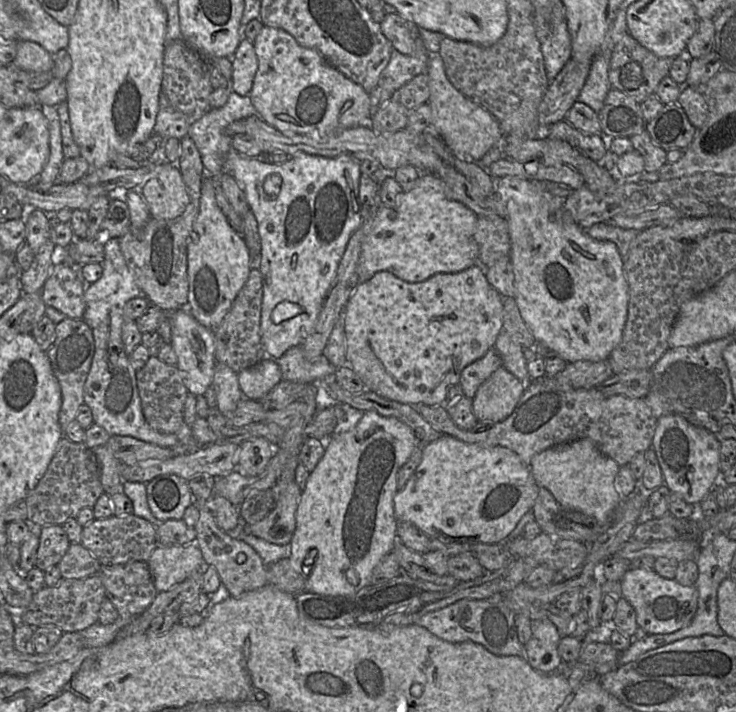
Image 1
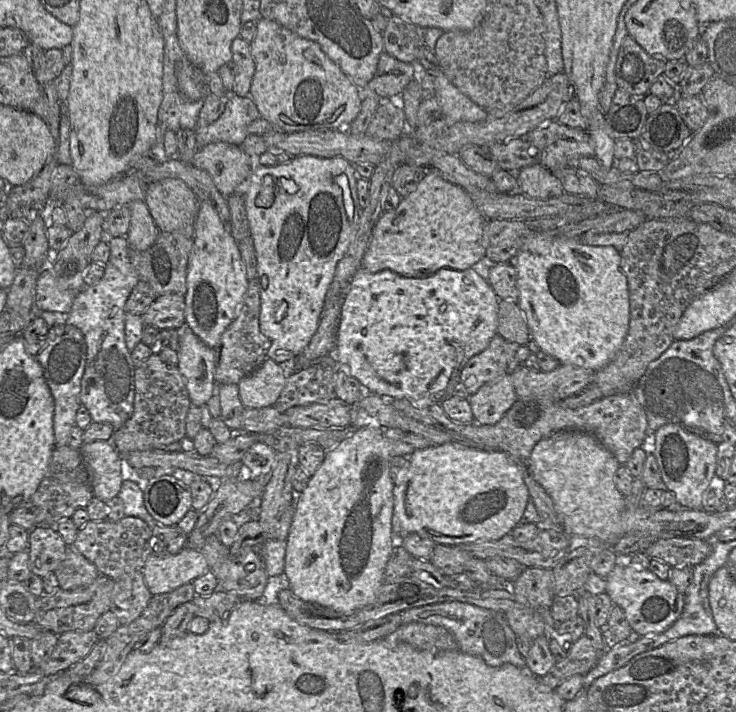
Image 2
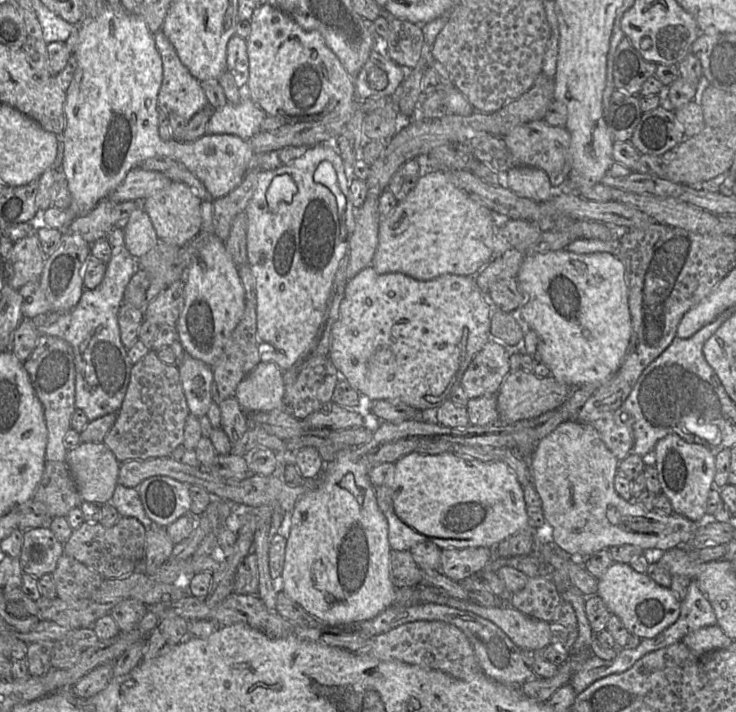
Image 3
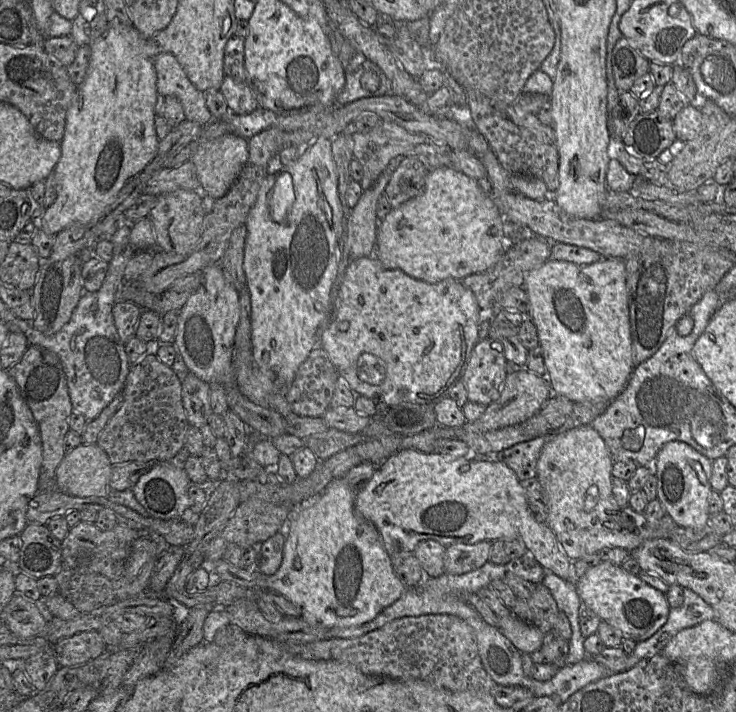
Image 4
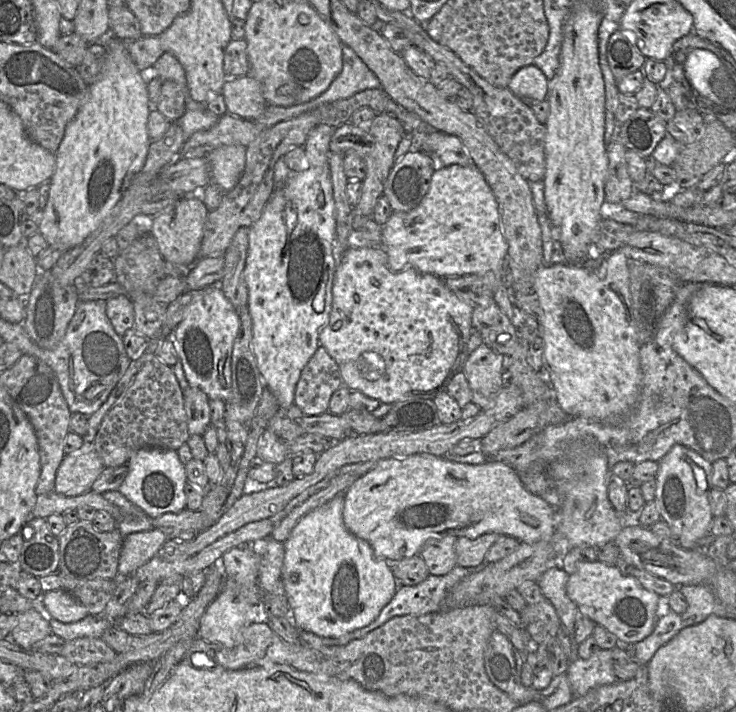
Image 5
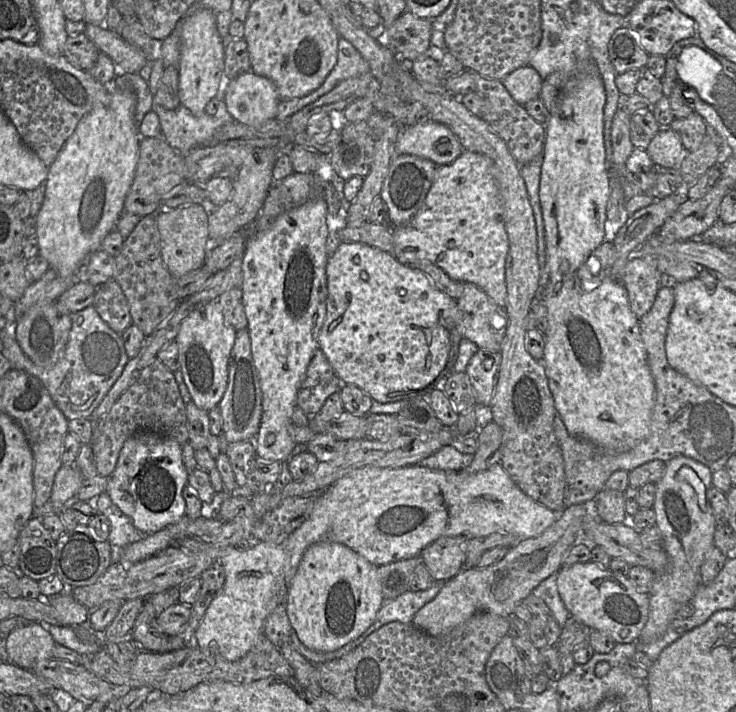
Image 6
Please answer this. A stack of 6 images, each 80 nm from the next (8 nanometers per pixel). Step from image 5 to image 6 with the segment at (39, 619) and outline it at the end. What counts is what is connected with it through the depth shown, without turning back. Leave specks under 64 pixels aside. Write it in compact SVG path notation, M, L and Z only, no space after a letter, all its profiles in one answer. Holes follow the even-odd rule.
M28 622L12 630L4 639L8 662L26 670L53 658L55 640L39 622Z

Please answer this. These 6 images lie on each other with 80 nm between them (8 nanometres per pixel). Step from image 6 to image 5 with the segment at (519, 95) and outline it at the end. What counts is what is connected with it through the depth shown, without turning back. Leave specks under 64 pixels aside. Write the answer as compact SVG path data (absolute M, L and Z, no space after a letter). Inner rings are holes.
M531 64L523 67L513 76L508 89L519 99L531 104L547 99L548 83L544 73Z

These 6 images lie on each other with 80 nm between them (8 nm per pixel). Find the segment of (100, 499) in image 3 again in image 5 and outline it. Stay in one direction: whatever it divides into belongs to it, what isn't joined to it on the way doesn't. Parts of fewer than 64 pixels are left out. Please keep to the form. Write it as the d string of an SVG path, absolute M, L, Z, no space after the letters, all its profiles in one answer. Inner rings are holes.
M84 442L77 450L66 454L59 465L55 478L54 491L68 497L79 496L91 490L92 484L105 469L93 443Z

